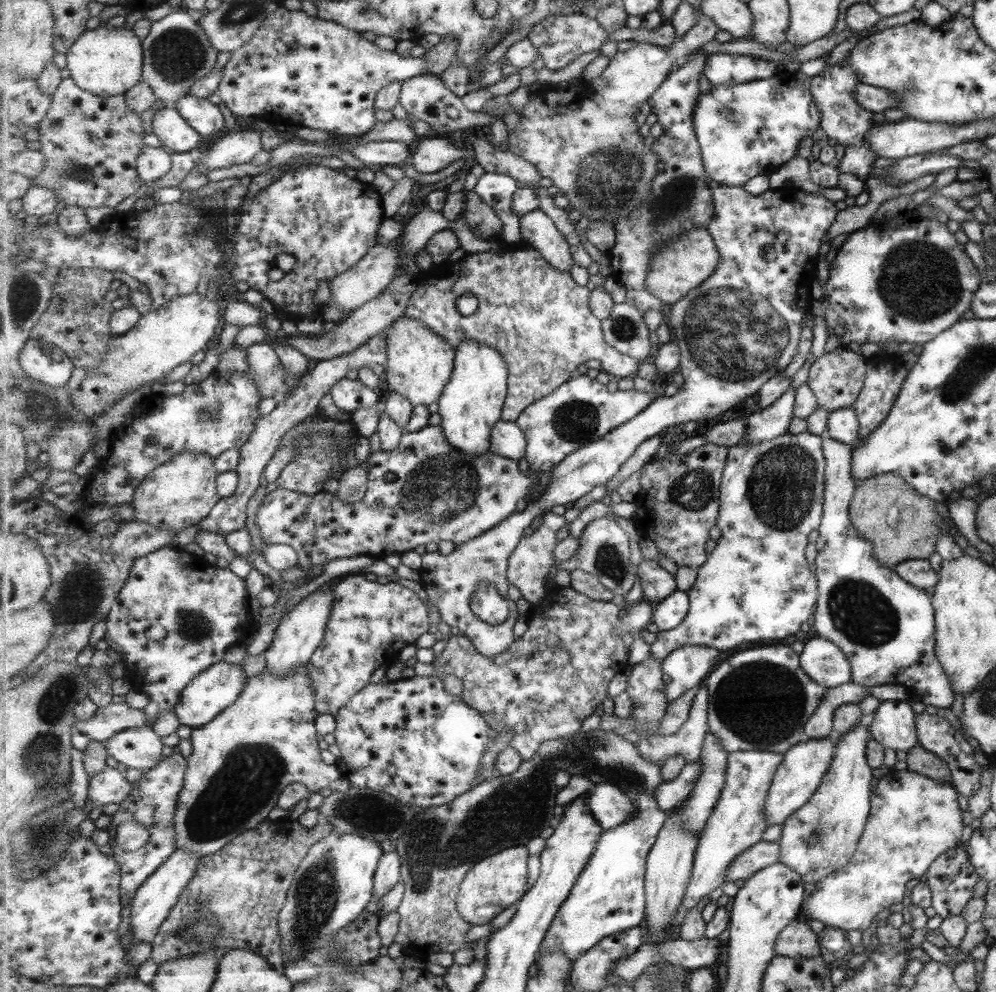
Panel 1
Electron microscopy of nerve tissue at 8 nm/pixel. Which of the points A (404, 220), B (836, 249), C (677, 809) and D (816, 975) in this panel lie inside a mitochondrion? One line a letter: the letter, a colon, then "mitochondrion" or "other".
A: other
B: other
C: other
D: other

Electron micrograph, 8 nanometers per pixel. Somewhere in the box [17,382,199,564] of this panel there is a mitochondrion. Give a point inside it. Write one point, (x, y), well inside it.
(40, 411)

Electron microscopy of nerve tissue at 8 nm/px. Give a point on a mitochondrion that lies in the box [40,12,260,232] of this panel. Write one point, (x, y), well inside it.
(178, 54)

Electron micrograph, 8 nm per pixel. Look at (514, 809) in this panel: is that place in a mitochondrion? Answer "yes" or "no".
yes

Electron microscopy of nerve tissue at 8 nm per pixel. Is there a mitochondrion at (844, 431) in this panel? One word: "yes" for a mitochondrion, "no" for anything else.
no

